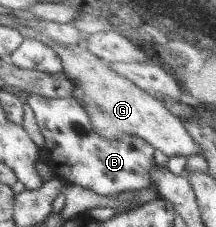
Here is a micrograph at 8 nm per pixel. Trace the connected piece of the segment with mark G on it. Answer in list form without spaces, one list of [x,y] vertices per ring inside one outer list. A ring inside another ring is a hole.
[[[20,24],[17,30],[24,36],[39,39],[49,45],[56,56],[62,60],[62,68],[68,79],[72,81],[72,96],[84,104],[85,110],[91,119],[94,131],[106,139],[116,139],[121,135],[135,135],[147,141],[155,149],[159,149],[169,158],[174,155],[190,156],[200,154],[197,143],[184,127],[183,121],[172,113],[164,102],[157,96],[150,95],[147,91],[136,87],[132,81],[114,73],[109,62],[94,55],[86,45],[61,44],[41,34],[38,30]]]

